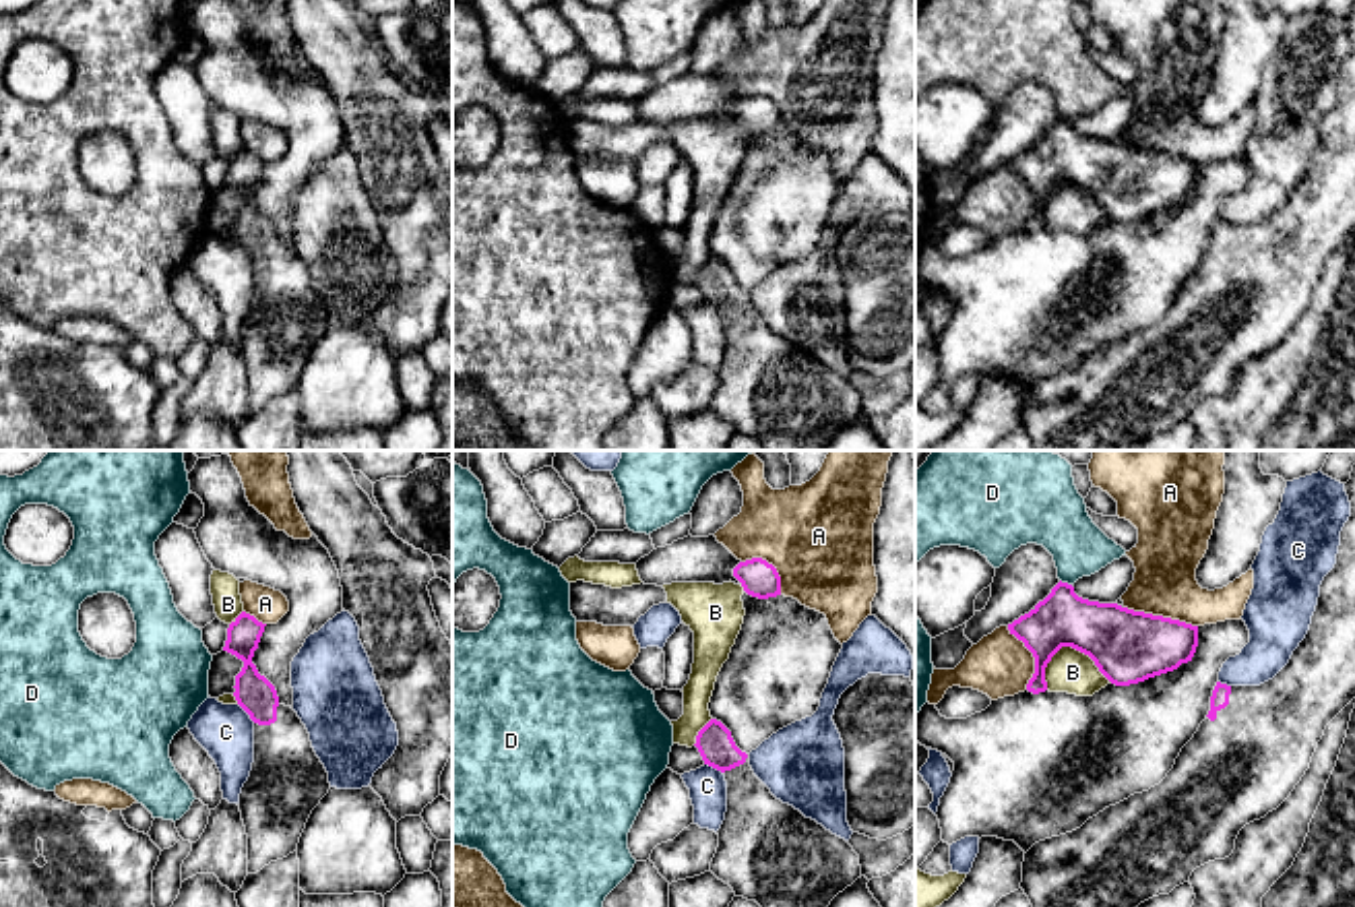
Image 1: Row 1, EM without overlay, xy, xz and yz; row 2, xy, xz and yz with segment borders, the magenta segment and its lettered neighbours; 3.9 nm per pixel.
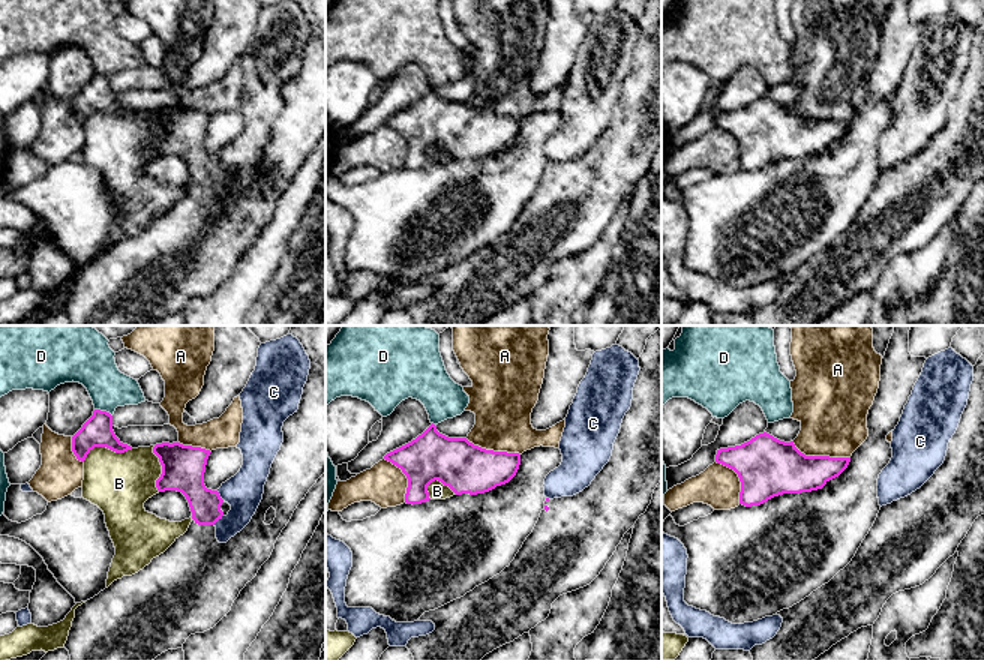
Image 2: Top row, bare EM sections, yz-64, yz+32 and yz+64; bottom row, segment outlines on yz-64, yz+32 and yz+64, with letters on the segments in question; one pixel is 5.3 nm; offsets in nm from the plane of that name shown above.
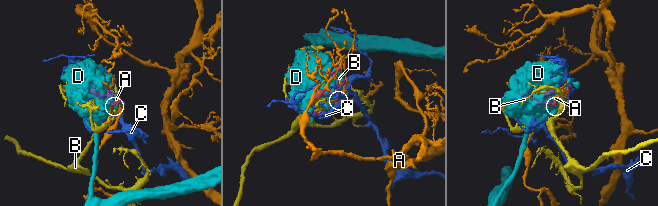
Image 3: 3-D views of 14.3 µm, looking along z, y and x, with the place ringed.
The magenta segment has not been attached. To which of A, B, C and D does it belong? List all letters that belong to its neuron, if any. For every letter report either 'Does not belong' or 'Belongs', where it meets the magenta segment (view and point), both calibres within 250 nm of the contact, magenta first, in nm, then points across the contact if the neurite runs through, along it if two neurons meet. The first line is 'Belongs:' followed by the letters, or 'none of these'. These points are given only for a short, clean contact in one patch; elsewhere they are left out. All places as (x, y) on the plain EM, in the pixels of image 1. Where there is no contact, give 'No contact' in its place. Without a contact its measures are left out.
Belongs: none of these
A: Does not belong. Touches magenta at yz (1161, 153). Thickness 280 nm (magenta) against 260 nm
B: Does not belong. Touches magenta at yz (1079, 186). Thickness 280 nm (magenta) against 170 nm
C: Does not belong. Touches magenta at xy (246, 248). Thickness 150 nm (magenta) against 220 nm
D: Does not belong. Touches magenta at yz (1066, 120). Thickness 240 nm (magenta) against 240 nm

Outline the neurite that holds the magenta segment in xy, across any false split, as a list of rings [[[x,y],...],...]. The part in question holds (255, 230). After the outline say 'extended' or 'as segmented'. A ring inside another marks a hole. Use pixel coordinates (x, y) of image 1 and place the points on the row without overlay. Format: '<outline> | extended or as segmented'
[[[242,149],[223,184],[244,198],[233,233],[254,258],[254,300],[238,341],[248,372],[248,411],[297,388],[312,347],[330,326],[306,262],[252,200],[264,163]]] | extended

